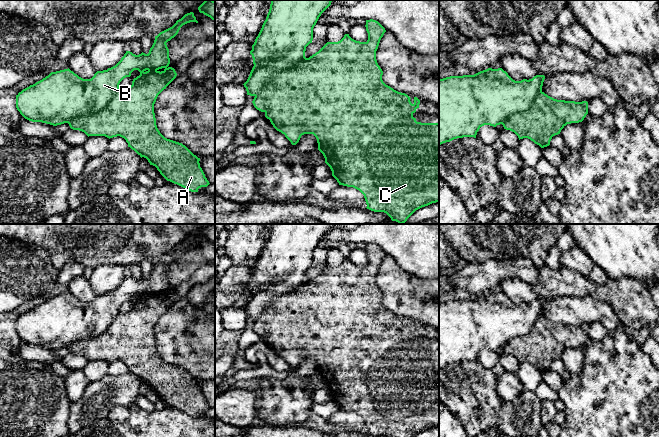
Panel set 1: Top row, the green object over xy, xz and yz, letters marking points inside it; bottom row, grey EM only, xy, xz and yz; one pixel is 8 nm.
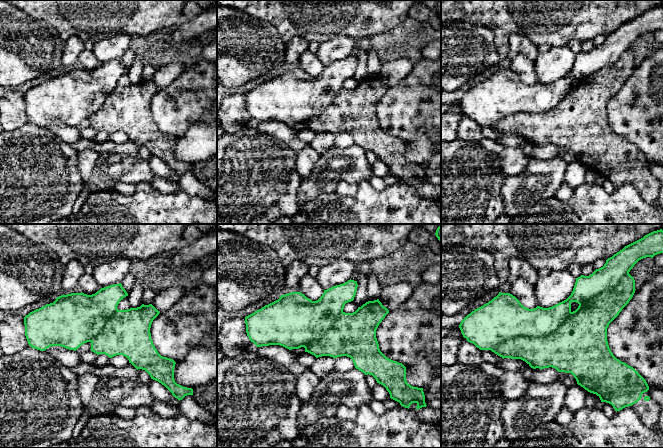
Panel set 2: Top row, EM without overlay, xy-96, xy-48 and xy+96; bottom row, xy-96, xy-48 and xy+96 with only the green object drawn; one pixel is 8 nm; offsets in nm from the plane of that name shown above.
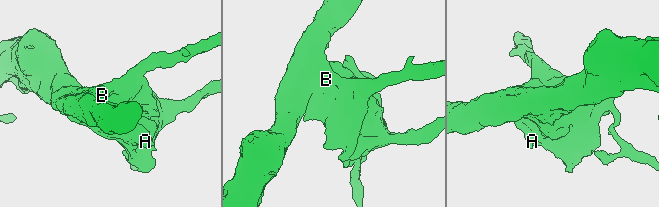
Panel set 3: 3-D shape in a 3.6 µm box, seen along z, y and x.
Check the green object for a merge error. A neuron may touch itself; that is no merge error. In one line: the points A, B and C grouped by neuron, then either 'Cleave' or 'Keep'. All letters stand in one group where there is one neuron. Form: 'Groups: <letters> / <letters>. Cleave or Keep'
Groups: A C / B. Cleave

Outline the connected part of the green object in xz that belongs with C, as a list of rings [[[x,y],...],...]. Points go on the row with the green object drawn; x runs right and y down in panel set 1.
[[[373,19],[366,20],[365,27],[368,33],[368,40],[366,42],[356,41],[349,34],[345,34],[338,42],[327,42],[318,52],[294,68],[278,73],[254,97],[252,103],[257,110],[265,113],[265,117],[270,120],[273,127],[284,134],[292,145],[296,145],[302,135],[313,134],[317,139],[318,150],[323,154],[325,163],[330,167],[332,176],[339,185],[359,190],[364,195],[367,209],[374,212],[384,212],[392,221],[404,224],[416,210],[439,202],[439,123],[417,122],[413,114],[419,108],[420,100],[414,97],[414,103],[412,104],[411,98],[407,94],[398,92],[383,82],[383,71],[377,63],[376,51],[386,30],[378,21]]]

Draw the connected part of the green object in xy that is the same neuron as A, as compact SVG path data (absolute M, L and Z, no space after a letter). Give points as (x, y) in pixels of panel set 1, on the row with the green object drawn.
M174 68L163 71L148 70L133 79L132 85L126 90L119 89L107 105L99 112L82 115L72 119L68 124L71 129L79 130L89 136L105 136L113 138L120 136L126 140L128 147L141 158L148 160L167 180L191 192L198 192L201 187L210 183L200 167L200 158L194 155L182 143L165 138L157 128L154 104L158 95L176 78Z

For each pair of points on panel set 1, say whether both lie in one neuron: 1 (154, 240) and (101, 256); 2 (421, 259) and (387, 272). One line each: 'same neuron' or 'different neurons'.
1: same neuron
2: different neurons

